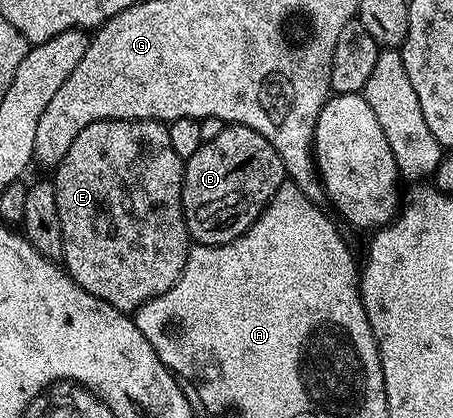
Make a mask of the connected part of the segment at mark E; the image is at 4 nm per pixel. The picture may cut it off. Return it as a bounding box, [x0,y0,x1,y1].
[53,121,191,314]

